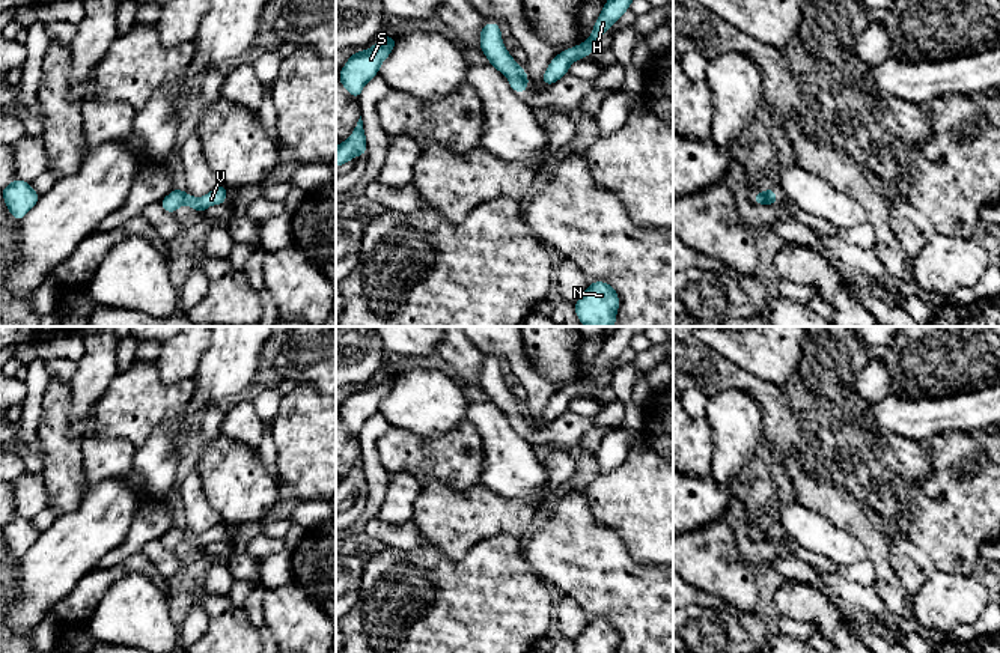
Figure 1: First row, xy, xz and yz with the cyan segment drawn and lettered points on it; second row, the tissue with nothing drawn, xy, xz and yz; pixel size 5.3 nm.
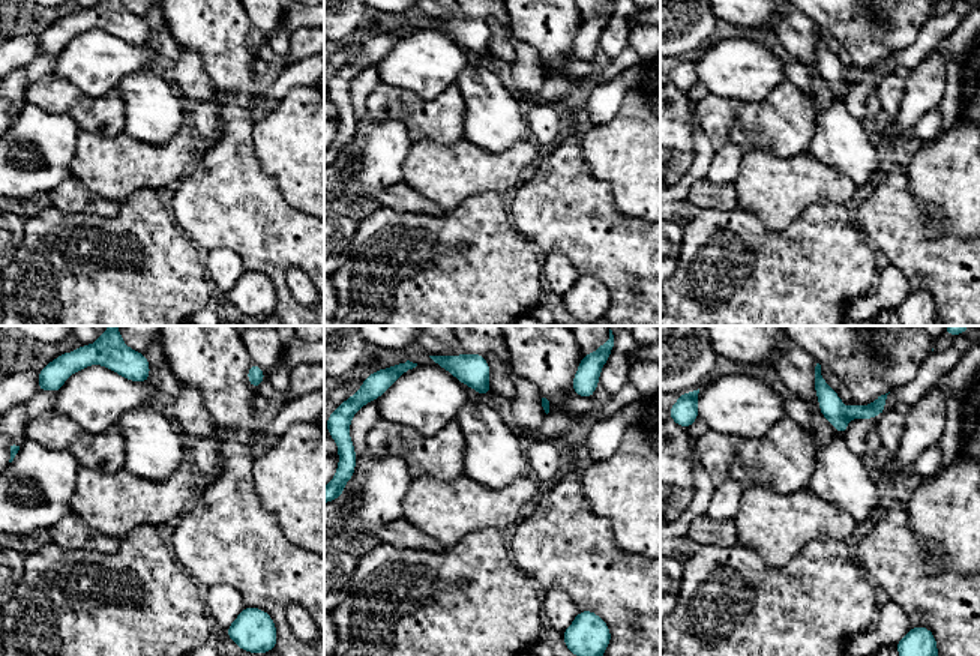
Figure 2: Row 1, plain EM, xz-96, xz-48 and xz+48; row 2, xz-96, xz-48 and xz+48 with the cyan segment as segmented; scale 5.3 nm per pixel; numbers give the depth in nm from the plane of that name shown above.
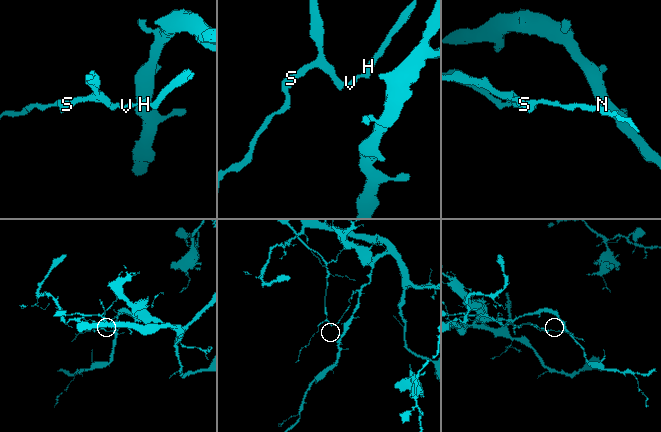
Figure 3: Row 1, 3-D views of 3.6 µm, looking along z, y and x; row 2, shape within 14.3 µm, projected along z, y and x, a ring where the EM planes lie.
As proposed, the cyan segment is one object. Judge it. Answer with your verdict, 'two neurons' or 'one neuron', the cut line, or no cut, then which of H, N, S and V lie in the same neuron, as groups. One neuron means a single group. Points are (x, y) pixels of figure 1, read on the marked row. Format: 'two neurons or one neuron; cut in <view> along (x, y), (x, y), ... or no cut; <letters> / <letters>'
two neurons; cut in xy along (185, 193), (182, 203); H N V / S

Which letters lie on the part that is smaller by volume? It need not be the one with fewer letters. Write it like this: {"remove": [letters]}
{"remove": ["S"]}

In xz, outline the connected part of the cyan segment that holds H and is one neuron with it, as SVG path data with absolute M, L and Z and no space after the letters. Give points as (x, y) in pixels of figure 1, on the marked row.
M607 0L602 6L593 30L586 42L559 53L542 75L542 83L551 86L568 74L572 62L580 60L595 51L595 42L630 9L633 0Z

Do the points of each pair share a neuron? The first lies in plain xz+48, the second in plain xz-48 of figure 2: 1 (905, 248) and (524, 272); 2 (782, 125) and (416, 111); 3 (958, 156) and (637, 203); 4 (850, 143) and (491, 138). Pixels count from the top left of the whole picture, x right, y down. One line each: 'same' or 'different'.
1: different
2: same
3: same
4: same

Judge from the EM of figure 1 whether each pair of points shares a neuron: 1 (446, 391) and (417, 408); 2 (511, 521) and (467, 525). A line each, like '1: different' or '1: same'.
1: same
2: same

